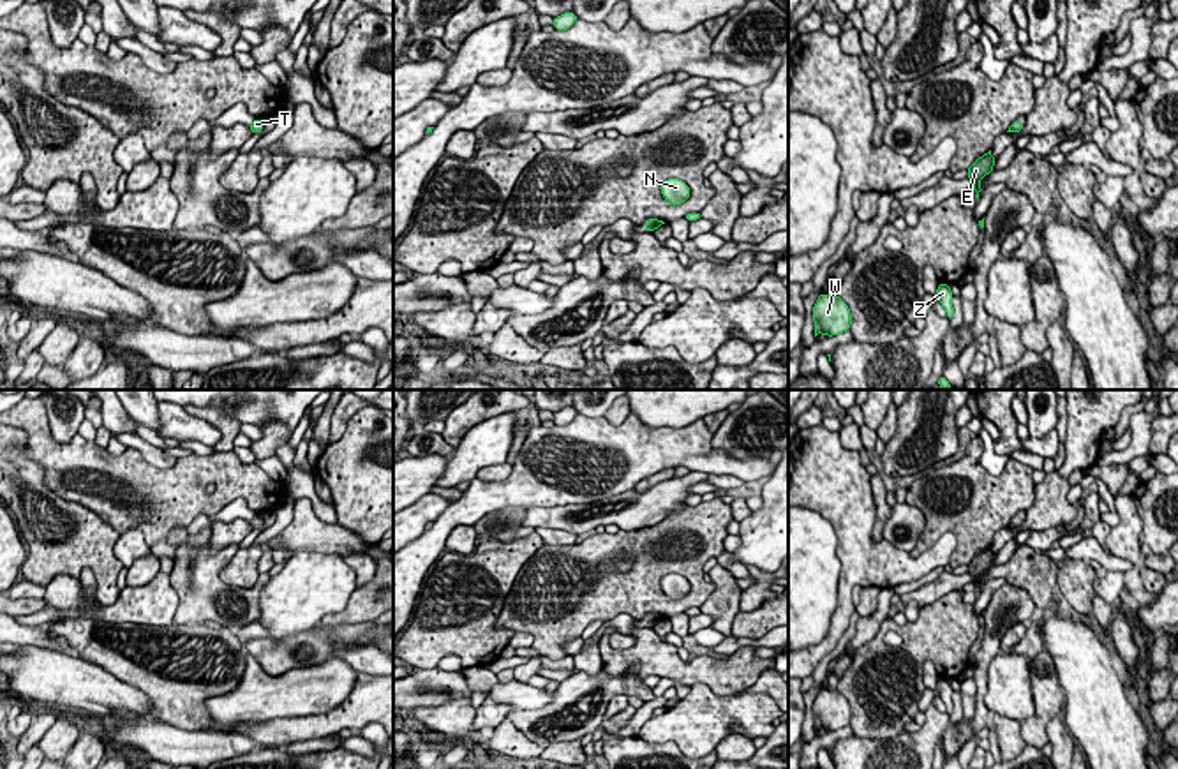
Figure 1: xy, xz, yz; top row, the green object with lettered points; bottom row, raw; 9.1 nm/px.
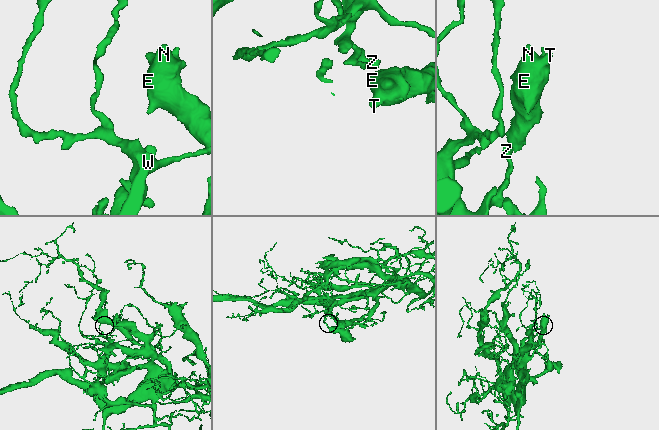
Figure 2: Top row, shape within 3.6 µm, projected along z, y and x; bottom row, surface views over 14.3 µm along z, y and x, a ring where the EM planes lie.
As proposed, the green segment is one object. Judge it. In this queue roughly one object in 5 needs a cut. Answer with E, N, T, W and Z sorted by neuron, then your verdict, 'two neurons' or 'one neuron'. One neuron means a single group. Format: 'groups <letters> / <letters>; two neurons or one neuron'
groups E N T W Z; one neuron

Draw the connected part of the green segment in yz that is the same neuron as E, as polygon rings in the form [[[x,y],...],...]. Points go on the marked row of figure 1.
[[[991,150],[988,153],[984,153],[982,157],[979,157],[966,171],[968,171],[968,180],[973,182],[973,190],[977,192],[975,198],[979,198],[979,194],[984,190],[979,182],[989,175],[995,166],[995,157],[991,155]]]

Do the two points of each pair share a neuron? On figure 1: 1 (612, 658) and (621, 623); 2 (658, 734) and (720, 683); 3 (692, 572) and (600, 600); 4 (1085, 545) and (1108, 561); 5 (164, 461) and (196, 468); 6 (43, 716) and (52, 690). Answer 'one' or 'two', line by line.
1: two
2: two
3: one
4: one
5: two
6: two

